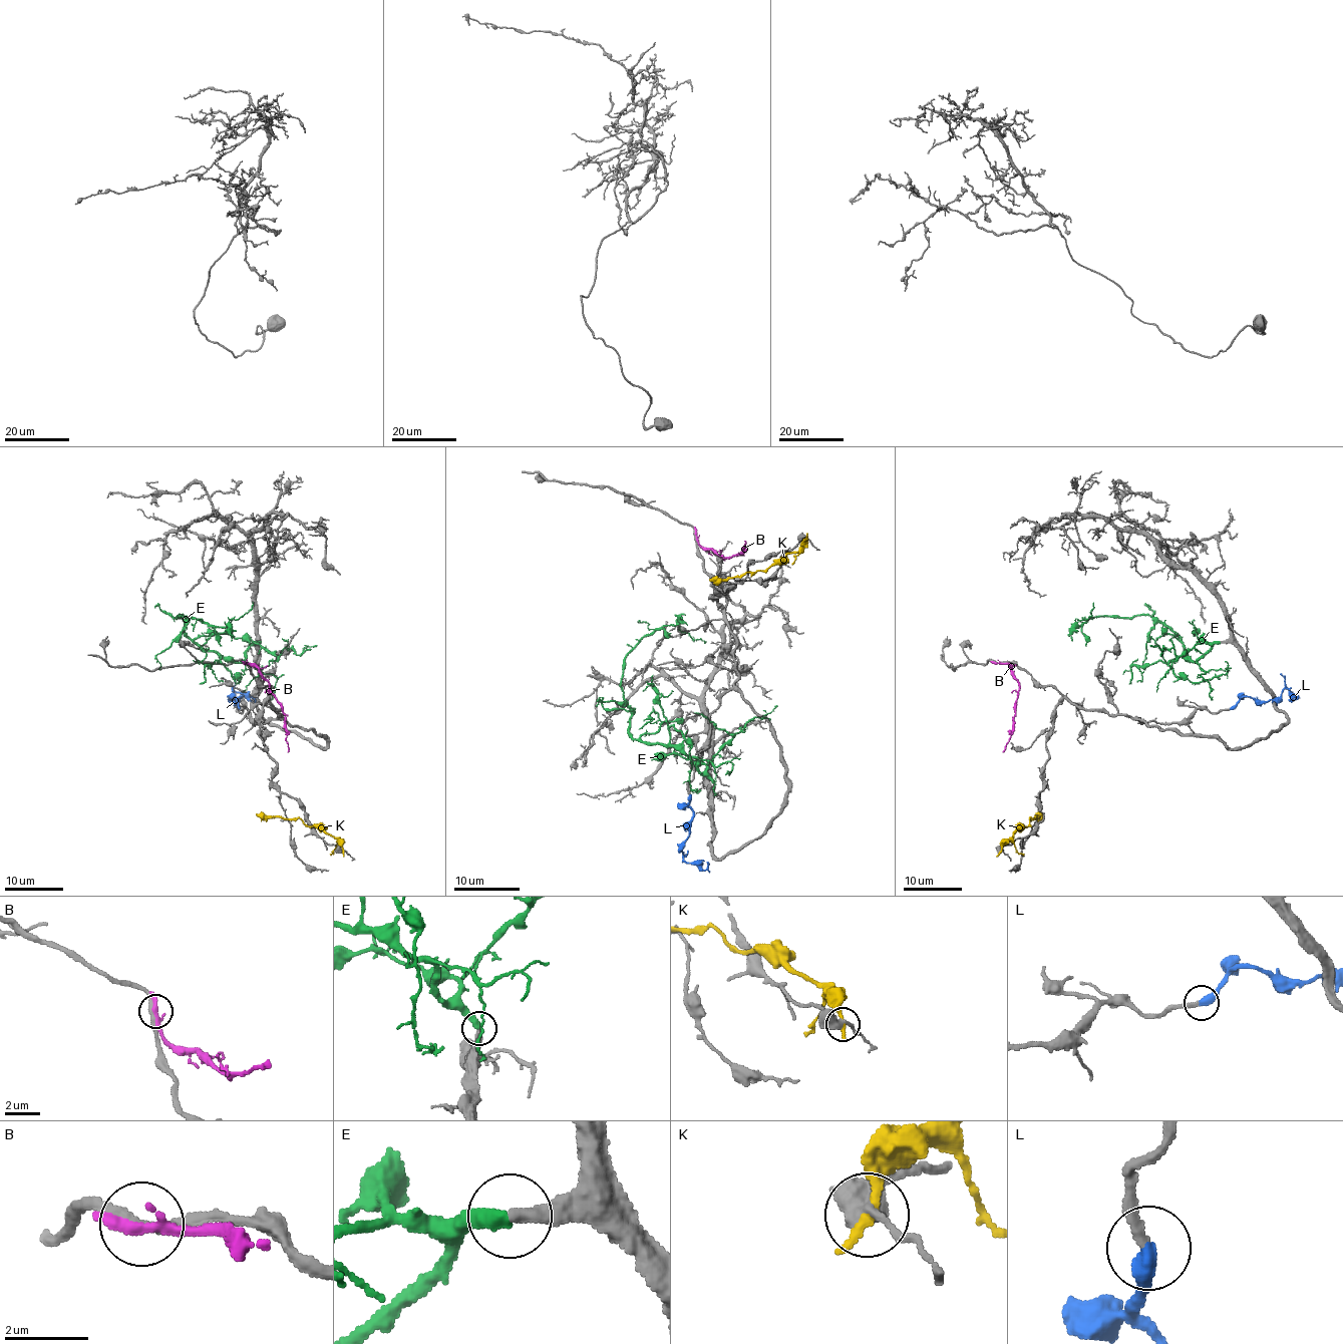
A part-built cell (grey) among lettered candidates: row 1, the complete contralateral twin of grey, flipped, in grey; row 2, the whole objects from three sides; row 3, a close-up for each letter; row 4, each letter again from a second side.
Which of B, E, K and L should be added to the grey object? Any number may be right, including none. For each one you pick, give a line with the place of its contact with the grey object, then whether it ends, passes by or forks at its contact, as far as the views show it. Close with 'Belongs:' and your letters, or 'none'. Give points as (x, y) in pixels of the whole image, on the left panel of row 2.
E: (260, 642) | it ends
L: (239, 708) | it ends
Belongs: E, L

